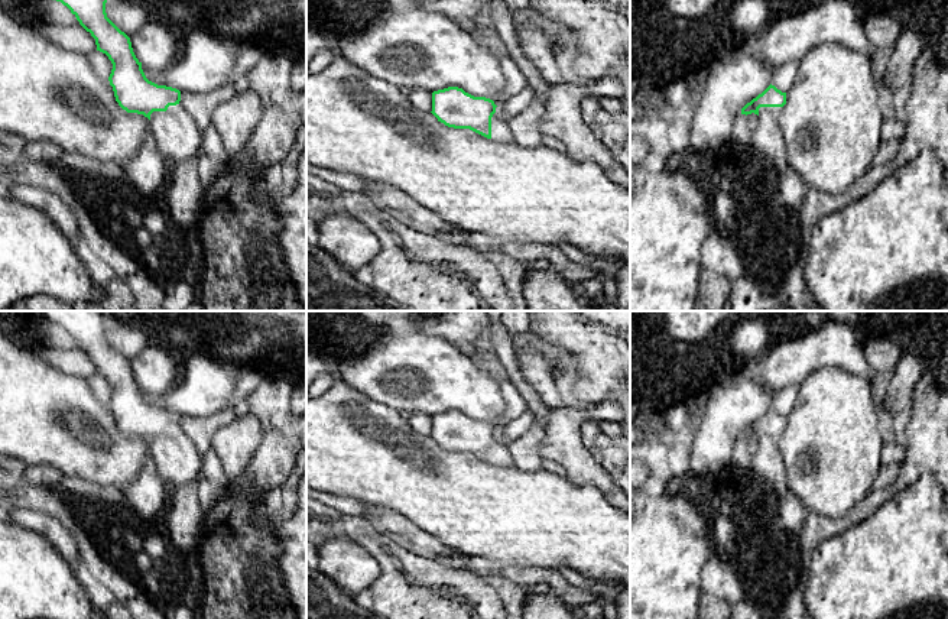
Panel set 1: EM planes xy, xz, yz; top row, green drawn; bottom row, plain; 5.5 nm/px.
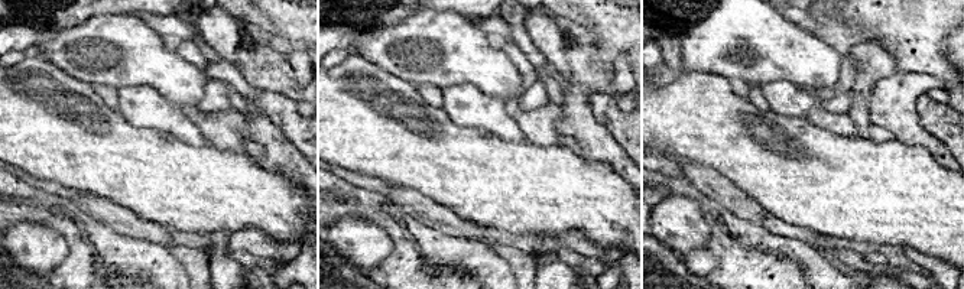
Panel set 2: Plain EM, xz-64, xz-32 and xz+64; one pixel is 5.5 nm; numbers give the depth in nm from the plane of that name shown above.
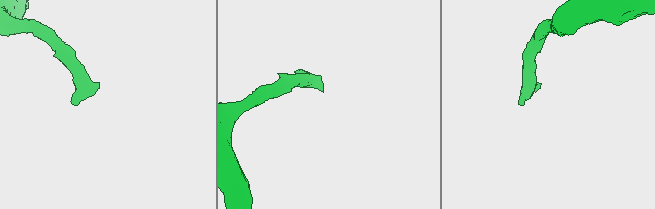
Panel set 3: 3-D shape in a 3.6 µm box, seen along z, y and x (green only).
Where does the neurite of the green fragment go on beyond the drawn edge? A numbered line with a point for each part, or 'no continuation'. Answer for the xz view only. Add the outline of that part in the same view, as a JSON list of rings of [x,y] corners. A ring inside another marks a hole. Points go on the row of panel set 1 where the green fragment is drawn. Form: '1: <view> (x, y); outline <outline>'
1: xz (500, 132); outline [[[494,113],[491,117],[491,140],[500,142],[500,143],[513,142],[513,135],[510,127],[507,126],[504,119],[497,116],[497,113]]]

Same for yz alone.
1: yz (768, 141); outline [[[760,107],[759,121],[751,130],[750,150],[766,159],[776,172],[789,171],[786,145],[779,126],[783,107]]]

